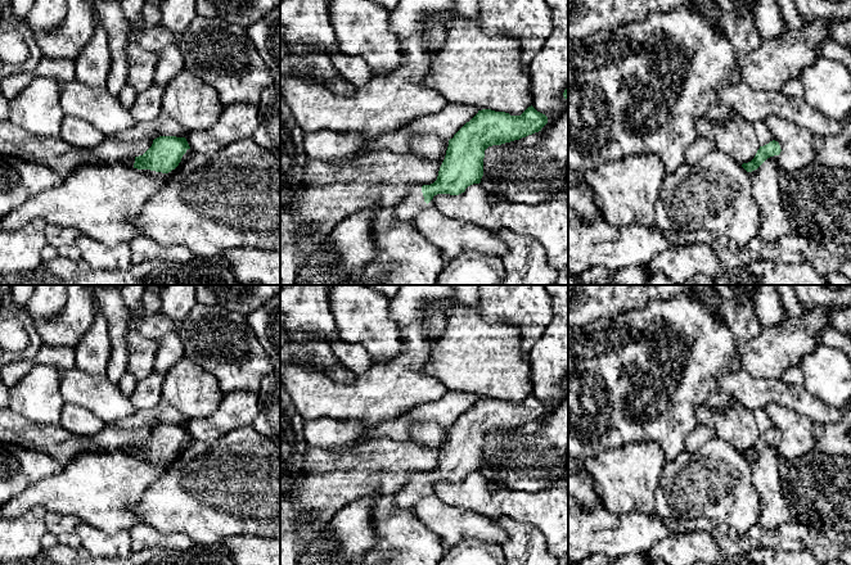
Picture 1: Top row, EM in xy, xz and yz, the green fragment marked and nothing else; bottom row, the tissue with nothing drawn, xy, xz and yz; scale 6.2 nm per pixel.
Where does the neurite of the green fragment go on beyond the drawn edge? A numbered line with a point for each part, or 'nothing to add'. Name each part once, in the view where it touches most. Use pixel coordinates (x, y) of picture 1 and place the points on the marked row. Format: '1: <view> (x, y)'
1: xz (406, 209)

